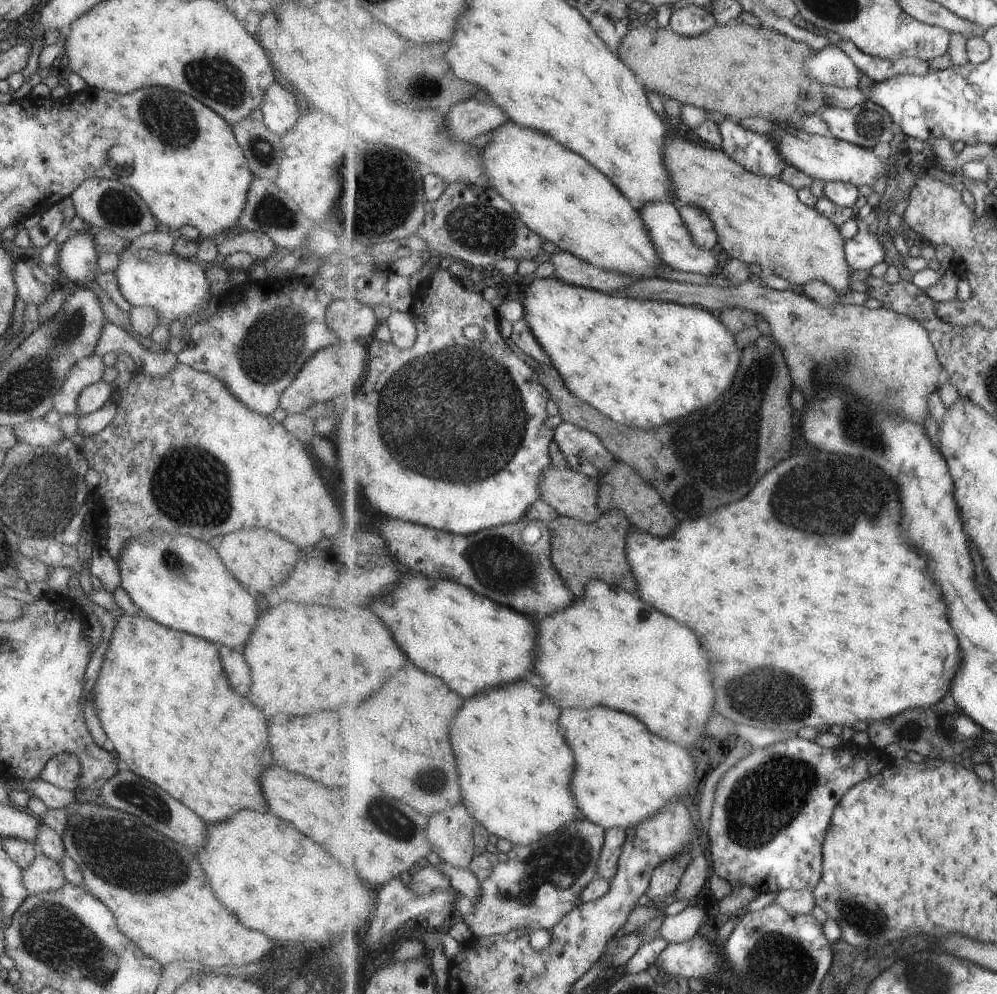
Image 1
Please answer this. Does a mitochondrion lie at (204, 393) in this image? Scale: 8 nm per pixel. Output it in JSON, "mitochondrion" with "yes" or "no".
{"mitochondrion":"no"}

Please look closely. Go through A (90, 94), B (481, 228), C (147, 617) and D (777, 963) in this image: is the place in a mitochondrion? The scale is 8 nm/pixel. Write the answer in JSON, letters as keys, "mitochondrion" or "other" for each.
{"A":"other","B":"mitochondrion","C":"other","D":"mitochondrion"}

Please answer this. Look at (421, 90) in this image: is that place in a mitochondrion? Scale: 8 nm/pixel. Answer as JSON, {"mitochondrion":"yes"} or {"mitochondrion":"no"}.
{"mitochondrion":"yes"}

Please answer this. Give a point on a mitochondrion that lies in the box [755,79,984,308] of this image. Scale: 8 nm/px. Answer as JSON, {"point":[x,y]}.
{"point":[869,126]}

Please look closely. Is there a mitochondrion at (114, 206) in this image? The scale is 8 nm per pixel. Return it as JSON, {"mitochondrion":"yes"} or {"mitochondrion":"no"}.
{"mitochondrion":"yes"}

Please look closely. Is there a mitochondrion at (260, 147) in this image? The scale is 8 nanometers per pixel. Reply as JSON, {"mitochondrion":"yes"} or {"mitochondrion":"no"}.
{"mitochondrion":"yes"}

